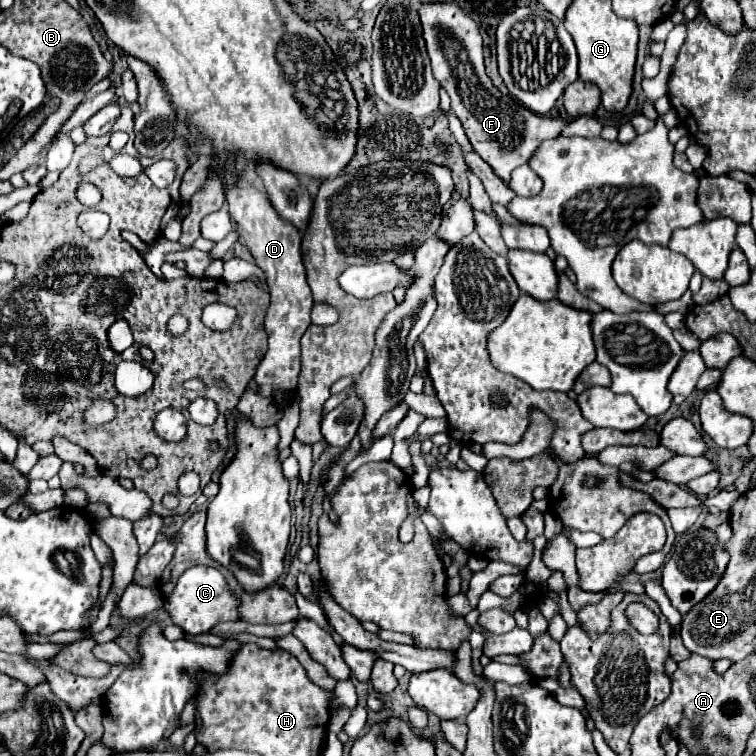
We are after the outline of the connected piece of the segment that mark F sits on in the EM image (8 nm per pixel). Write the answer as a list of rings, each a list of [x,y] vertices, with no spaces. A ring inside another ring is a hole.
[[[430,3],[418,7],[424,39],[428,47],[428,55],[432,59],[434,77],[446,89],[452,111],[462,121],[466,135],[474,147],[474,151],[494,169],[494,173],[502,181],[510,181],[510,173],[528,163],[538,145],[546,139],[558,137],[562,127],[566,125],[560,119],[538,117],[526,107],[518,105],[512,97],[500,93],[484,71],[482,57],[482,35],[474,19],[462,11],[456,3]]]

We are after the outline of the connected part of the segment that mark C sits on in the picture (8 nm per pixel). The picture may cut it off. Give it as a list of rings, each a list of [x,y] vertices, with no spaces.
[[[196,565],[186,569],[186,573],[182,573],[182,577],[174,587],[174,593],[170,593],[164,599],[164,609],[170,615],[172,623],[178,625],[188,635],[210,633],[210,629],[222,621],[238,621],[240,619],[238,607],[240,599],[232,593],[224,575],[218,569],[206,565]]]

